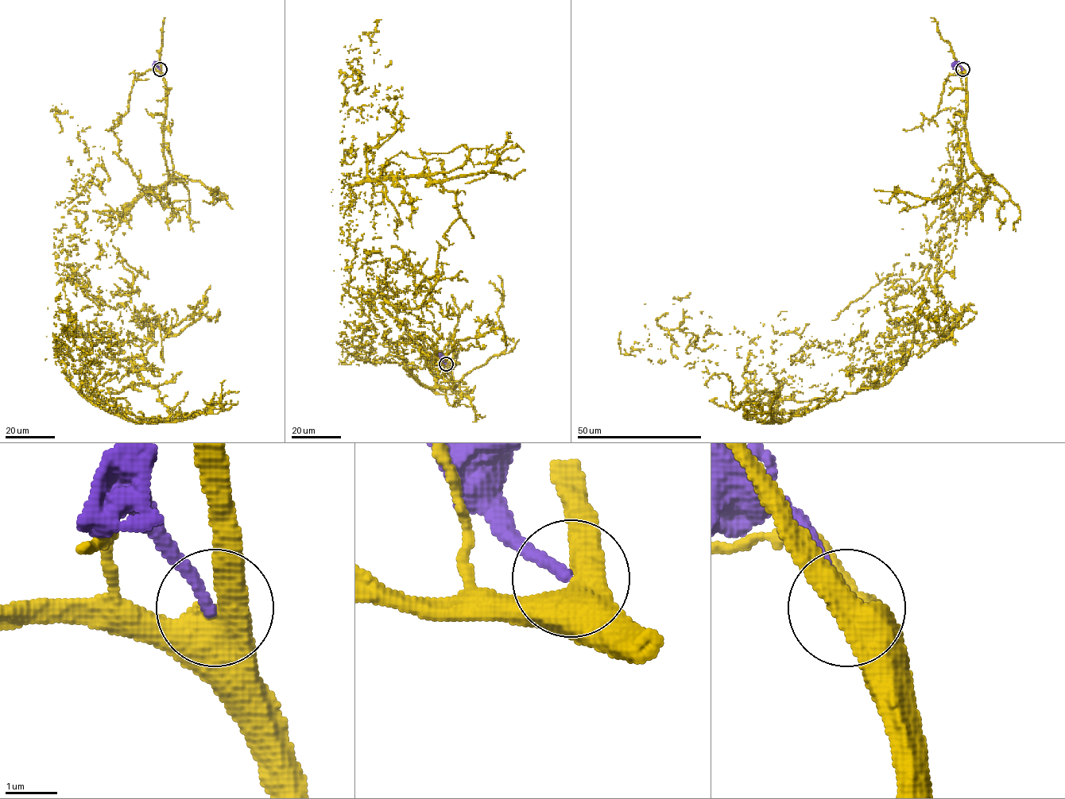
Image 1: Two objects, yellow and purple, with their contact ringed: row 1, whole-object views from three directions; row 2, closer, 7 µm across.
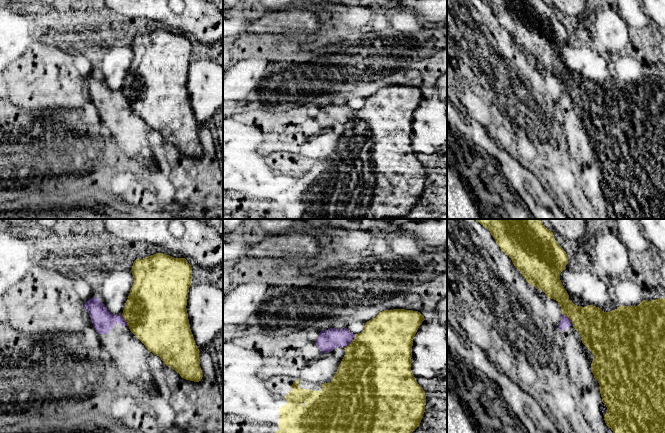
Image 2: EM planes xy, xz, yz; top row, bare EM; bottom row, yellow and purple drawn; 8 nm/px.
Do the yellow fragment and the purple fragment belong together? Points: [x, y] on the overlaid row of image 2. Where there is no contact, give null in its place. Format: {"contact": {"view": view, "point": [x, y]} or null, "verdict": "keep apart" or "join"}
{"contact": {"view": "xz", "point": [352, 341]}, "verdict": "keep apart"}

